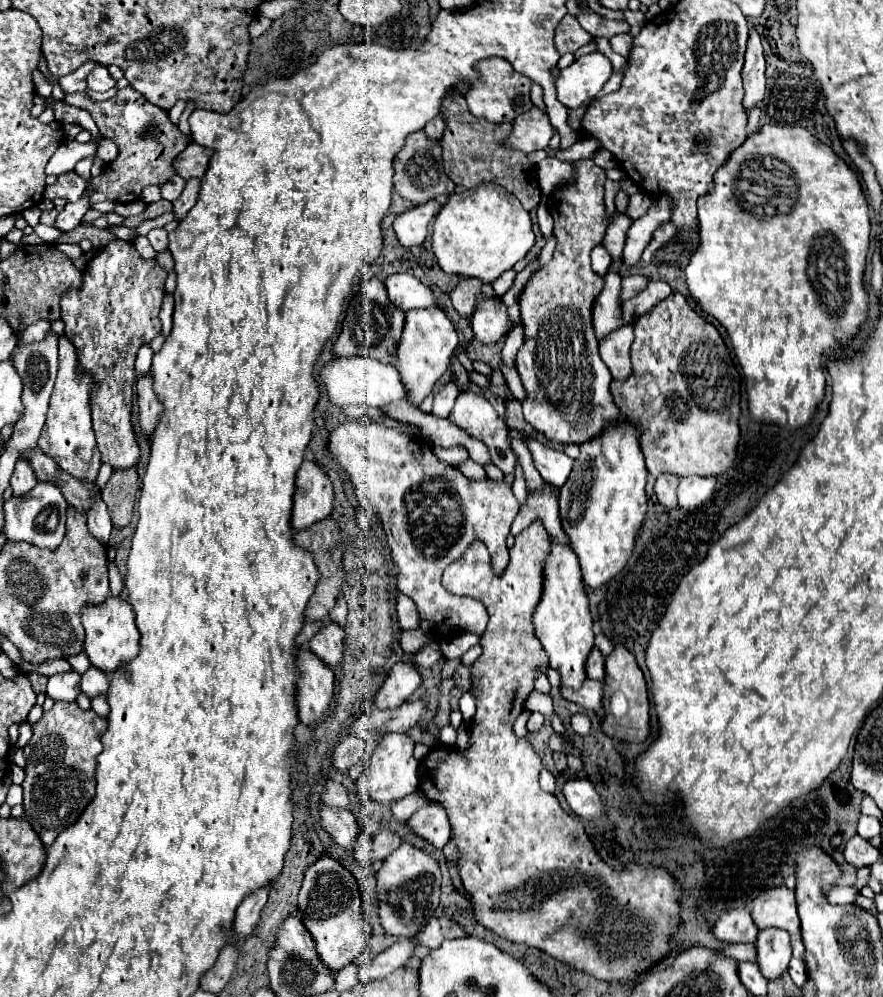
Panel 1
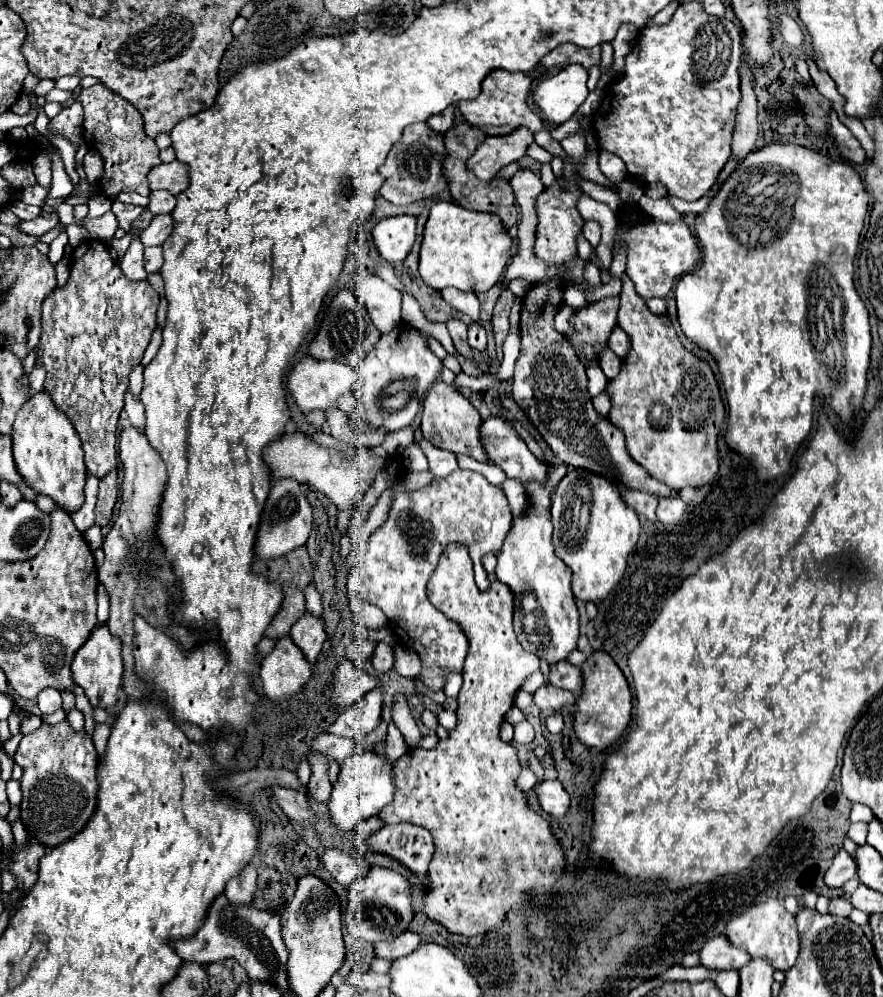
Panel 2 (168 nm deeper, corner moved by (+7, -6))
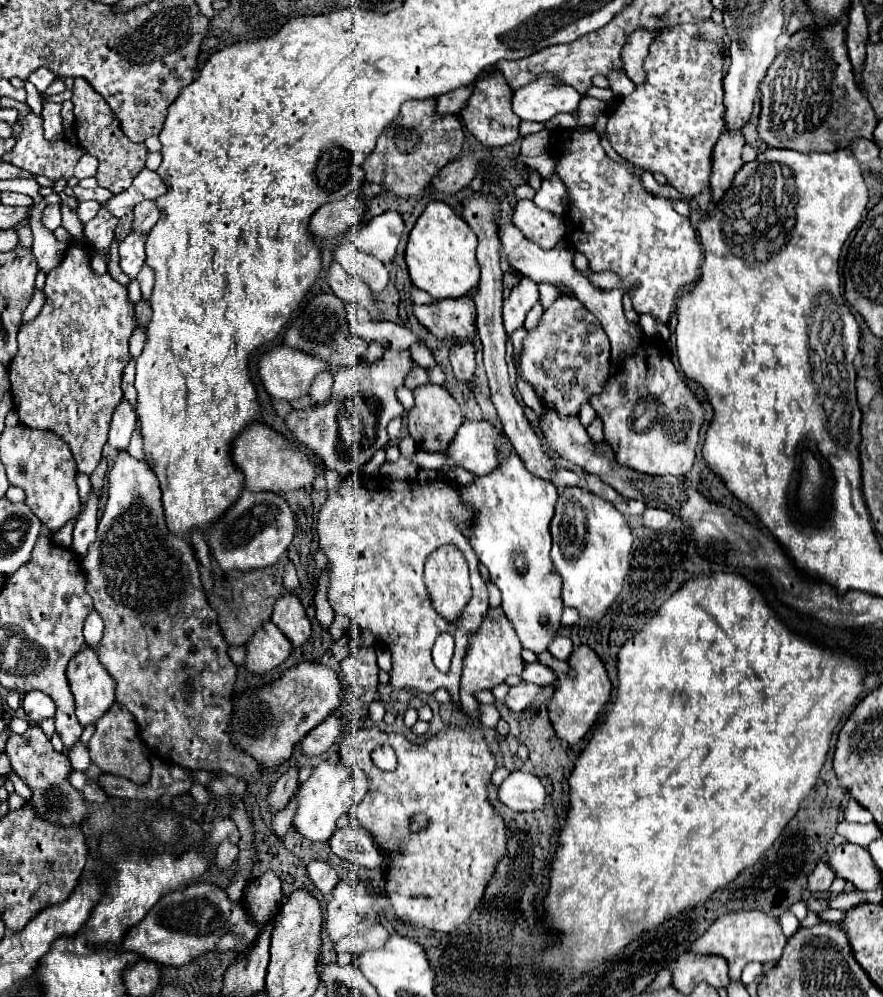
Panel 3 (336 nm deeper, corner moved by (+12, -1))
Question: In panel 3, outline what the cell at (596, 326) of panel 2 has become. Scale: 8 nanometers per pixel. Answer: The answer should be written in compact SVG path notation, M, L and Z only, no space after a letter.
M561 296L543 312L539 324L527 332L519 368L523 380L533 386L545 406L553 408L561 418L577 416L593 394L603 392L611 376L609 338L599 320L575 296Z

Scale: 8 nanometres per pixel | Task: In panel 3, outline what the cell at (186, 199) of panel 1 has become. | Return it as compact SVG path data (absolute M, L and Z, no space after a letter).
M129 234L119 246L121 272L125 272L131 280L139 274L139 270L141 270L141 266L145 262L145 254L143 254L145 240L147 238L139 238L139 234Z

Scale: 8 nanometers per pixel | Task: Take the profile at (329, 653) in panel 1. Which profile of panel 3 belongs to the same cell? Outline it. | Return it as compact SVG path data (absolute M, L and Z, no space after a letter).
M285 592L275 600L271 622L279 626L293 646L303 646L311 636L311 622L307 620L305 608L301 606L297 594Z

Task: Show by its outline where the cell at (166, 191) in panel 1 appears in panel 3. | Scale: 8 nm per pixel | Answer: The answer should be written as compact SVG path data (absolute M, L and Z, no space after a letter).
M143 200L133 208L133 222L131 230L137 234L149 234L155 222L159 220L159 208L153 200Z

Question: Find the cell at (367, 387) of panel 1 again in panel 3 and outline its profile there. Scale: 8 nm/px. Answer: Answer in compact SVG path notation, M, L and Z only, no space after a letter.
M275 346L273 350L261 354L257 360L257 368L259 368L259 378L261 378L267 394L273 400L287 400L287 402L305 396L311 386L311 378L315 378L315 374L319 374L319 370L331 370L331 366L327 366L327 362L323 362L321 358L303 354L301 350L293 350L287 346Z

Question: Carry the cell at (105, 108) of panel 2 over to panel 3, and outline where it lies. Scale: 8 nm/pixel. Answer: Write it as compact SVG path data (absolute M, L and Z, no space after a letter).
M75 78L73 84L73 114L75 114L75 134L79 138L79 146L85 148L87 154L95 156L99 160L97 168L97 182L101 188L113 190L113 194L119 194L131 186L133 178L145 168L145 158L147 158L147 146L145 144L135 144L127 136L121 134L119 120L111 112L111 108L99 98L99 94L87 84L83 78Z

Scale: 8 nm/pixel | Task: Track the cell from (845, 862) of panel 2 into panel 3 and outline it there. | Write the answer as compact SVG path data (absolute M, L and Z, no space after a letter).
M819 862L817 868L807 878L807 888L809 892L827 892L833 878L835 874L831 874L831 868L825 862Z

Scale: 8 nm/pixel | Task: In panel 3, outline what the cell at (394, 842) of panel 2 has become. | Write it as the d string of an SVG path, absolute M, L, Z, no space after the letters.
M349 824L341 830L335 830L329 846L331 852L347 862L355 862L363 868L385 870L385 854L379 850L379 846L375 846L375 840L363 828Z

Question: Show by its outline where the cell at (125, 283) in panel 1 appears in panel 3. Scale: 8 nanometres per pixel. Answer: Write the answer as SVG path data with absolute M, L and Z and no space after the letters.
M87 244L67 250L61 264L47 274L43 292L45 304L33 322L21 326L17 334L19 350L9 364L13 406L25 426L57 434L71 448L77 470L91 474L101 460L113 410L123 398L121 376L131 360L129 338L135 330L135 306L127 300L127 288L117 284L109 274L93 274Z

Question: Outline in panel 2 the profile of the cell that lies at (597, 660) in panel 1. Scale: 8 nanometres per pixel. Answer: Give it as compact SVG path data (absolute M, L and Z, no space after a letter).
M560 661L556 667L550 667L550 683L568 691L582 691L582 669L578 665L572 665L570 661Z

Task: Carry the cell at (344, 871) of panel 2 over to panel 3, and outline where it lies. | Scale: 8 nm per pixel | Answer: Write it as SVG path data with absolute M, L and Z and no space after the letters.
M313 860L311 864L307 864L307 876L323 896L327 896L339 882L337 872L327 862L321 860Z

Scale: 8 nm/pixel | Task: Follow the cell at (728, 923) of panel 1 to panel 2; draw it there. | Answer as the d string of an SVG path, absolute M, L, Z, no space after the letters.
M718 933L712 939L708 939L700 949L700 963L710 969L740 969L748 961L748 951L732 947L724 933Z

